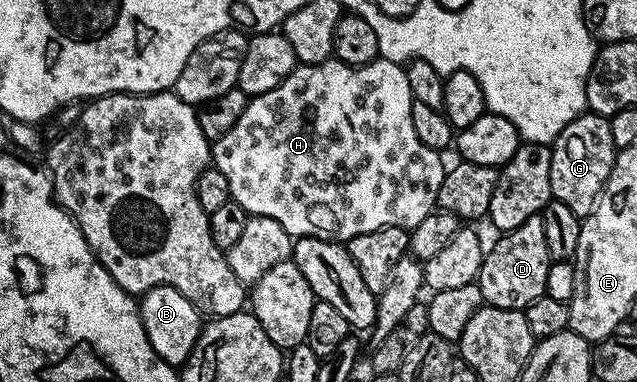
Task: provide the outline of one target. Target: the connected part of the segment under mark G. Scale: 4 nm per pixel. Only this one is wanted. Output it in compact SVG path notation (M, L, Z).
M593 110L583 112L575 120L568 122L564 130L560 130L550 149L551 197L564 202L564 206L568 206L568 210L572 210L572 214L576 214L579 218L590 216L598 204L598 195L602 193L612 174L615 155L609 119Z

